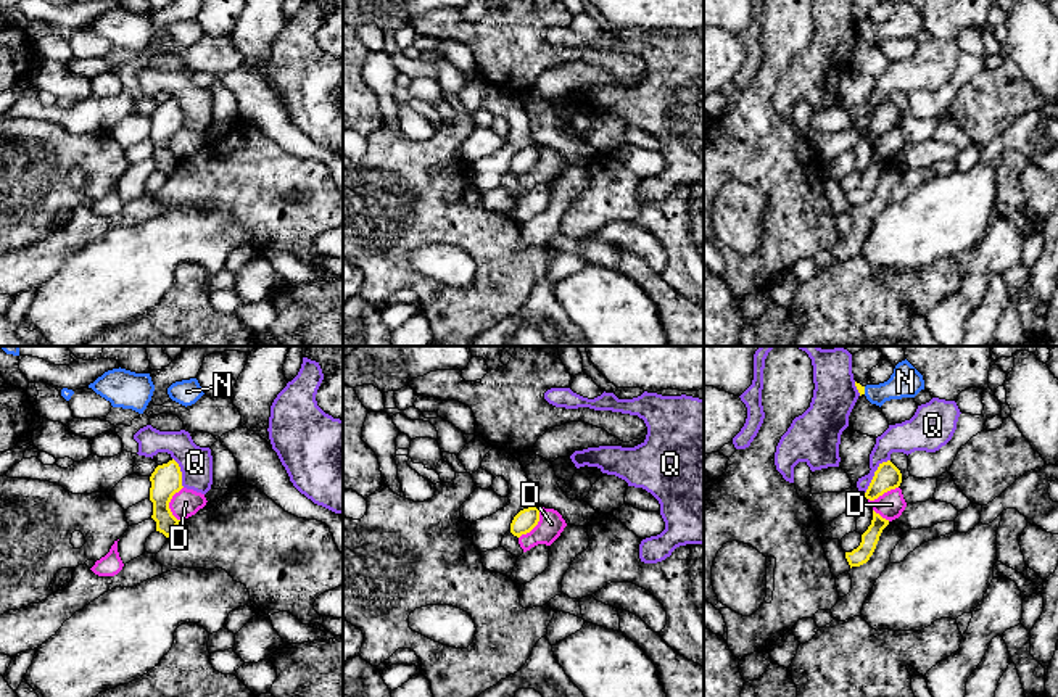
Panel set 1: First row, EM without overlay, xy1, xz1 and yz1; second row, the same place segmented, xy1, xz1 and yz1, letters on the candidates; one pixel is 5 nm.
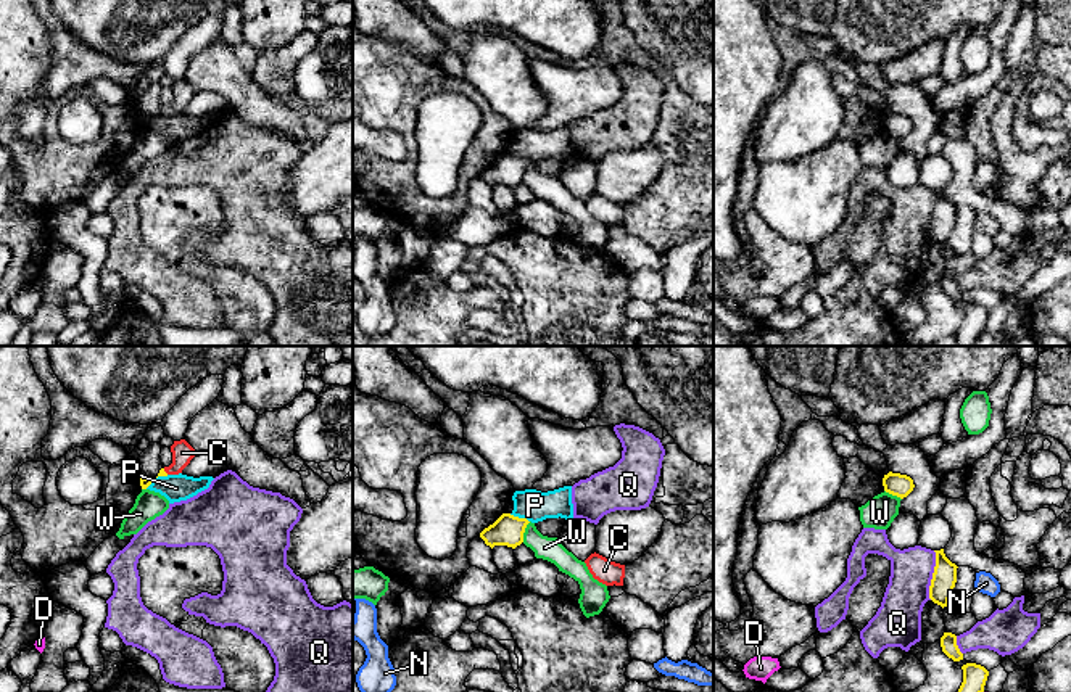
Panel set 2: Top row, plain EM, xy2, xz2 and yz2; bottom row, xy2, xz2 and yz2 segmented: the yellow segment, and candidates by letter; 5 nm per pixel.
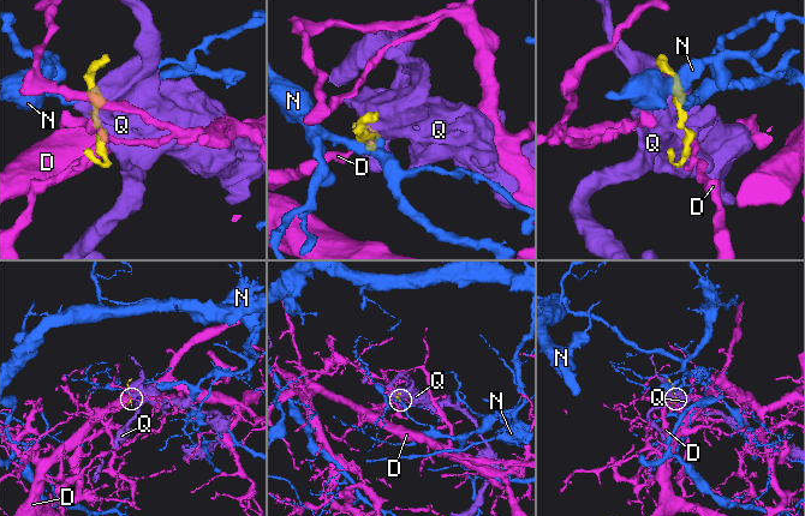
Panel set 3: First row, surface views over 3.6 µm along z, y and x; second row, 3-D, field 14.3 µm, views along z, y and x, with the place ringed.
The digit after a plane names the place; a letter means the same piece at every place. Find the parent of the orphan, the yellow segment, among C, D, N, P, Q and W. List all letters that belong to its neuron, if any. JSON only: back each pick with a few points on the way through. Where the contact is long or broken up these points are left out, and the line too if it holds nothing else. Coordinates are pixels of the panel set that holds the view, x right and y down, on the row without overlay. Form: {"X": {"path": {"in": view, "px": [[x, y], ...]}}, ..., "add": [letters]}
{"C": {"path": {"in": "xy2", "px": [[161, 111], [165, 111], [181, 98], [182, 92]]}}, "add": ["C"]}

